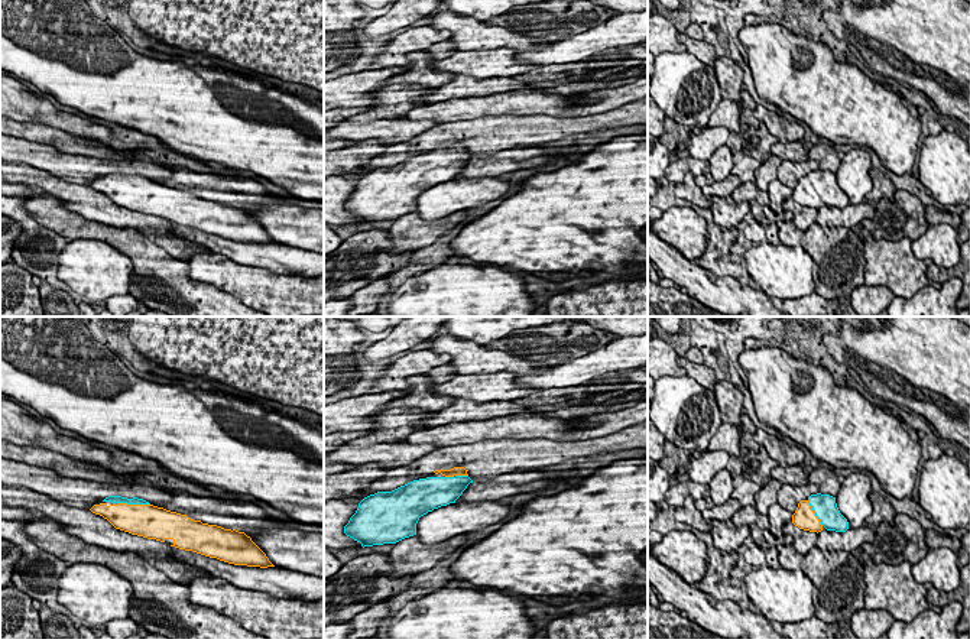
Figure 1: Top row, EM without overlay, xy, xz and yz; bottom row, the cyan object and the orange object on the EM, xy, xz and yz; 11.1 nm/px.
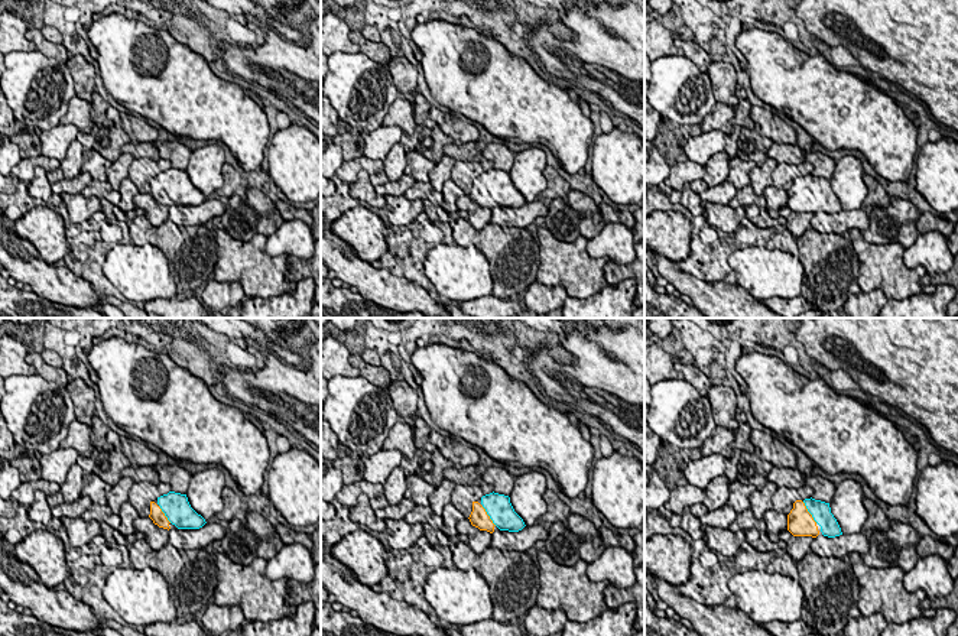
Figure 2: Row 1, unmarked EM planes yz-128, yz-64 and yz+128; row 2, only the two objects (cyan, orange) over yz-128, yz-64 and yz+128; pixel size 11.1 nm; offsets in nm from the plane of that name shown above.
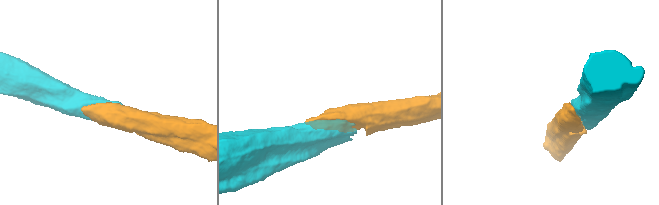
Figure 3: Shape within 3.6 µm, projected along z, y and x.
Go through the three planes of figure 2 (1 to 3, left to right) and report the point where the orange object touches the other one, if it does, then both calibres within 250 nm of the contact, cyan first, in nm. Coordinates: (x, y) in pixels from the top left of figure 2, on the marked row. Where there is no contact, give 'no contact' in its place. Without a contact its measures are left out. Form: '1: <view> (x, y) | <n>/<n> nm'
1: yz-128 (165, 515) | 300/160 nm
2: yz-64 (489, 515) | 280/220 nm
3: yz+128 (808, 510) | 220/280 nm

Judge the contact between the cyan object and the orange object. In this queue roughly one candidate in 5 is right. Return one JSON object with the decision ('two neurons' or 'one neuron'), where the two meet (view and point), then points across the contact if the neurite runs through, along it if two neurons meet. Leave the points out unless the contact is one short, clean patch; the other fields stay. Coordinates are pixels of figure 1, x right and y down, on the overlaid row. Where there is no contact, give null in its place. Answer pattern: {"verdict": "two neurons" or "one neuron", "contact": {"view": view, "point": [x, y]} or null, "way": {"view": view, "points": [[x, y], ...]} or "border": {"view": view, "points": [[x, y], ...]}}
{"verdict": "one neuron", "contact": {"view": "xy", "point": [135, 503]}}

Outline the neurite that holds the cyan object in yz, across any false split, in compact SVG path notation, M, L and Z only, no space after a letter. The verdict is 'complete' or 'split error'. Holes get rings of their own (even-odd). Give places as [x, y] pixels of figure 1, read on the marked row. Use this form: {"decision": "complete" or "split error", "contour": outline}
{"decision": "split error", "contour": "M811 494L807 500L801 500L792 523L799 529L810 532L827 531L846 532L849 529L847 519L840 513L836 497L830 494Z"}

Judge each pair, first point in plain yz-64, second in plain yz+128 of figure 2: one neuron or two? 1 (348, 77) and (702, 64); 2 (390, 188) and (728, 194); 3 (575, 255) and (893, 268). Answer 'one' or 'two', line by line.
1: two
2: one
3: one

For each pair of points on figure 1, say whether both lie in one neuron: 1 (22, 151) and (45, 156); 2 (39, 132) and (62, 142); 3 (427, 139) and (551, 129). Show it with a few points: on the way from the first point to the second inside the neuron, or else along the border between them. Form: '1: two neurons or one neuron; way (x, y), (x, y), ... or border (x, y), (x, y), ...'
1: one neuron; way (28, 152), (39, 156)
2: one neuron; way (45, 135), (57, 138)
3: one neuron; way (457, 132), (521, 130)

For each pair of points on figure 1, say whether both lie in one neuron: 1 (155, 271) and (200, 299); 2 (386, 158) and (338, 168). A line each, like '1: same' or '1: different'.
1: same
2: different

